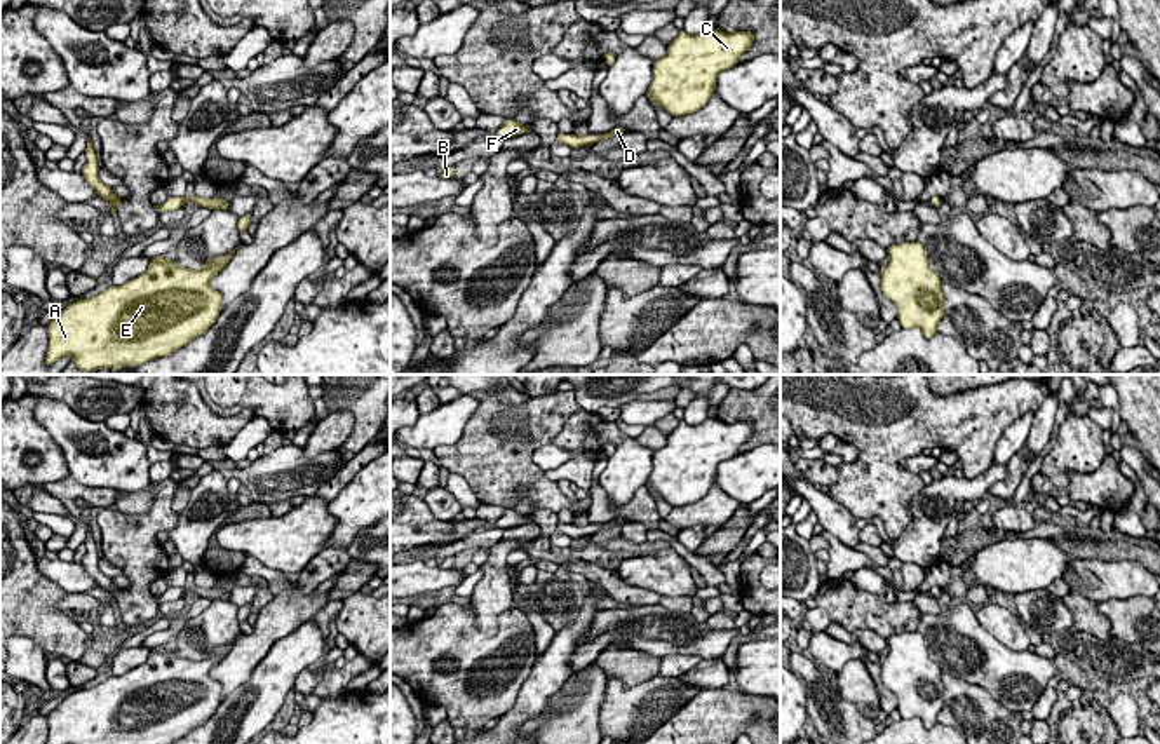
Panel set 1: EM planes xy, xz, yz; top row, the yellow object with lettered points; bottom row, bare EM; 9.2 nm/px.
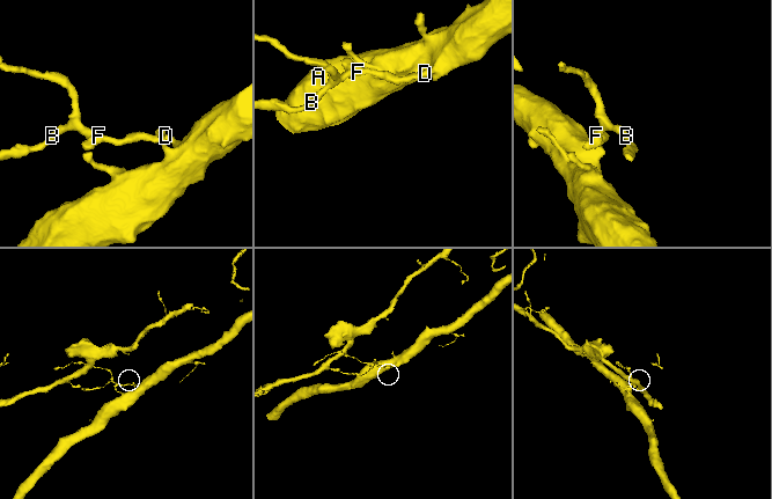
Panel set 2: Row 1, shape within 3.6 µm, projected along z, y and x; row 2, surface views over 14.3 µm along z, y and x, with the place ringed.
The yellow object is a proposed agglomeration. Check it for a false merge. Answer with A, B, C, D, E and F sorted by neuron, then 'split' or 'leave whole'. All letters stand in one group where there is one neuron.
A C D E / B F; split

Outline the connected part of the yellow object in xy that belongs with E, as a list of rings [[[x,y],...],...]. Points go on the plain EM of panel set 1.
[[[235,639],[225,646],[204,650],[206,657],[192,660],[179,657],[174,650],[162,646],[150,648],[148,659],[127,671],[122,676],[110,676],[106,681],[92,688],[80,688],[56,706],[47,714],[49,734],[47,744],[172,744],[202,727],[221,704],[223,687],[209,676],[209,671],[218,666],[235,645]]]

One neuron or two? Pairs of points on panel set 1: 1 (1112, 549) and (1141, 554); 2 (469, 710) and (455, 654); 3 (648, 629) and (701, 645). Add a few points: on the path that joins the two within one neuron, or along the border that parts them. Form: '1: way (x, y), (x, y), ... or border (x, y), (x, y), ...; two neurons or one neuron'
1: way (1119, 549), (1134, 553); one neuron
2: way (469, 696), (464, 689), (464, 671), (460, 668); one neuron
3: way (660, 631), (678, 631), (688, 636); one neuron

